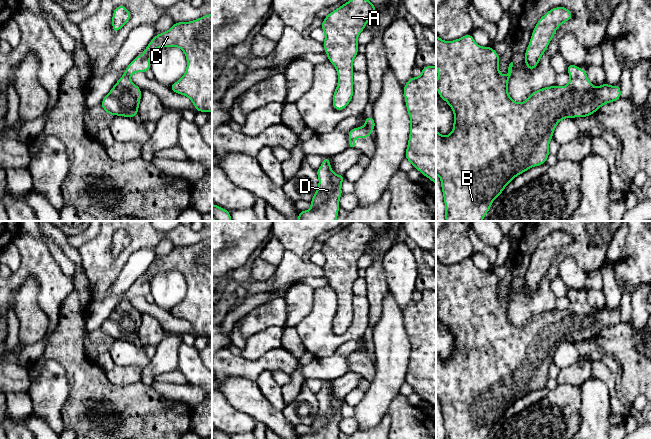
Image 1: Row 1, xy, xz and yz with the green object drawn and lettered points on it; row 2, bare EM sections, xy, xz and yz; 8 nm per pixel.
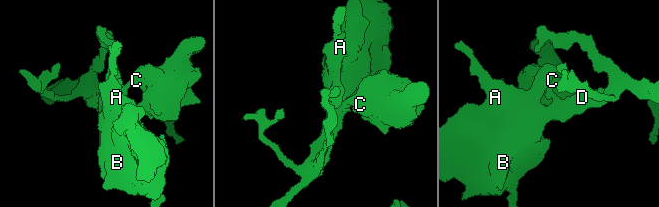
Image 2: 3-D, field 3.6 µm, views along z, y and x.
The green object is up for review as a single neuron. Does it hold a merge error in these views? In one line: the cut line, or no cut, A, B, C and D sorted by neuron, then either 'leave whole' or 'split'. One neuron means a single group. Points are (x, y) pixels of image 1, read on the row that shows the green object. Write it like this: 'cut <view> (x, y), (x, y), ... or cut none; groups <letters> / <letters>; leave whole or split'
cut none; groups A B C D; leave whole

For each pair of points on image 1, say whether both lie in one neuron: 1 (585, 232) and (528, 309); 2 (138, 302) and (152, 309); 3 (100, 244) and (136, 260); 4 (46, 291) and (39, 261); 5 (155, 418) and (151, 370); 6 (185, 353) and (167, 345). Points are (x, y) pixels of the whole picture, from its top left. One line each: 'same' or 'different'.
1: same
2: same
3: different
4: same
5: different
6: different

